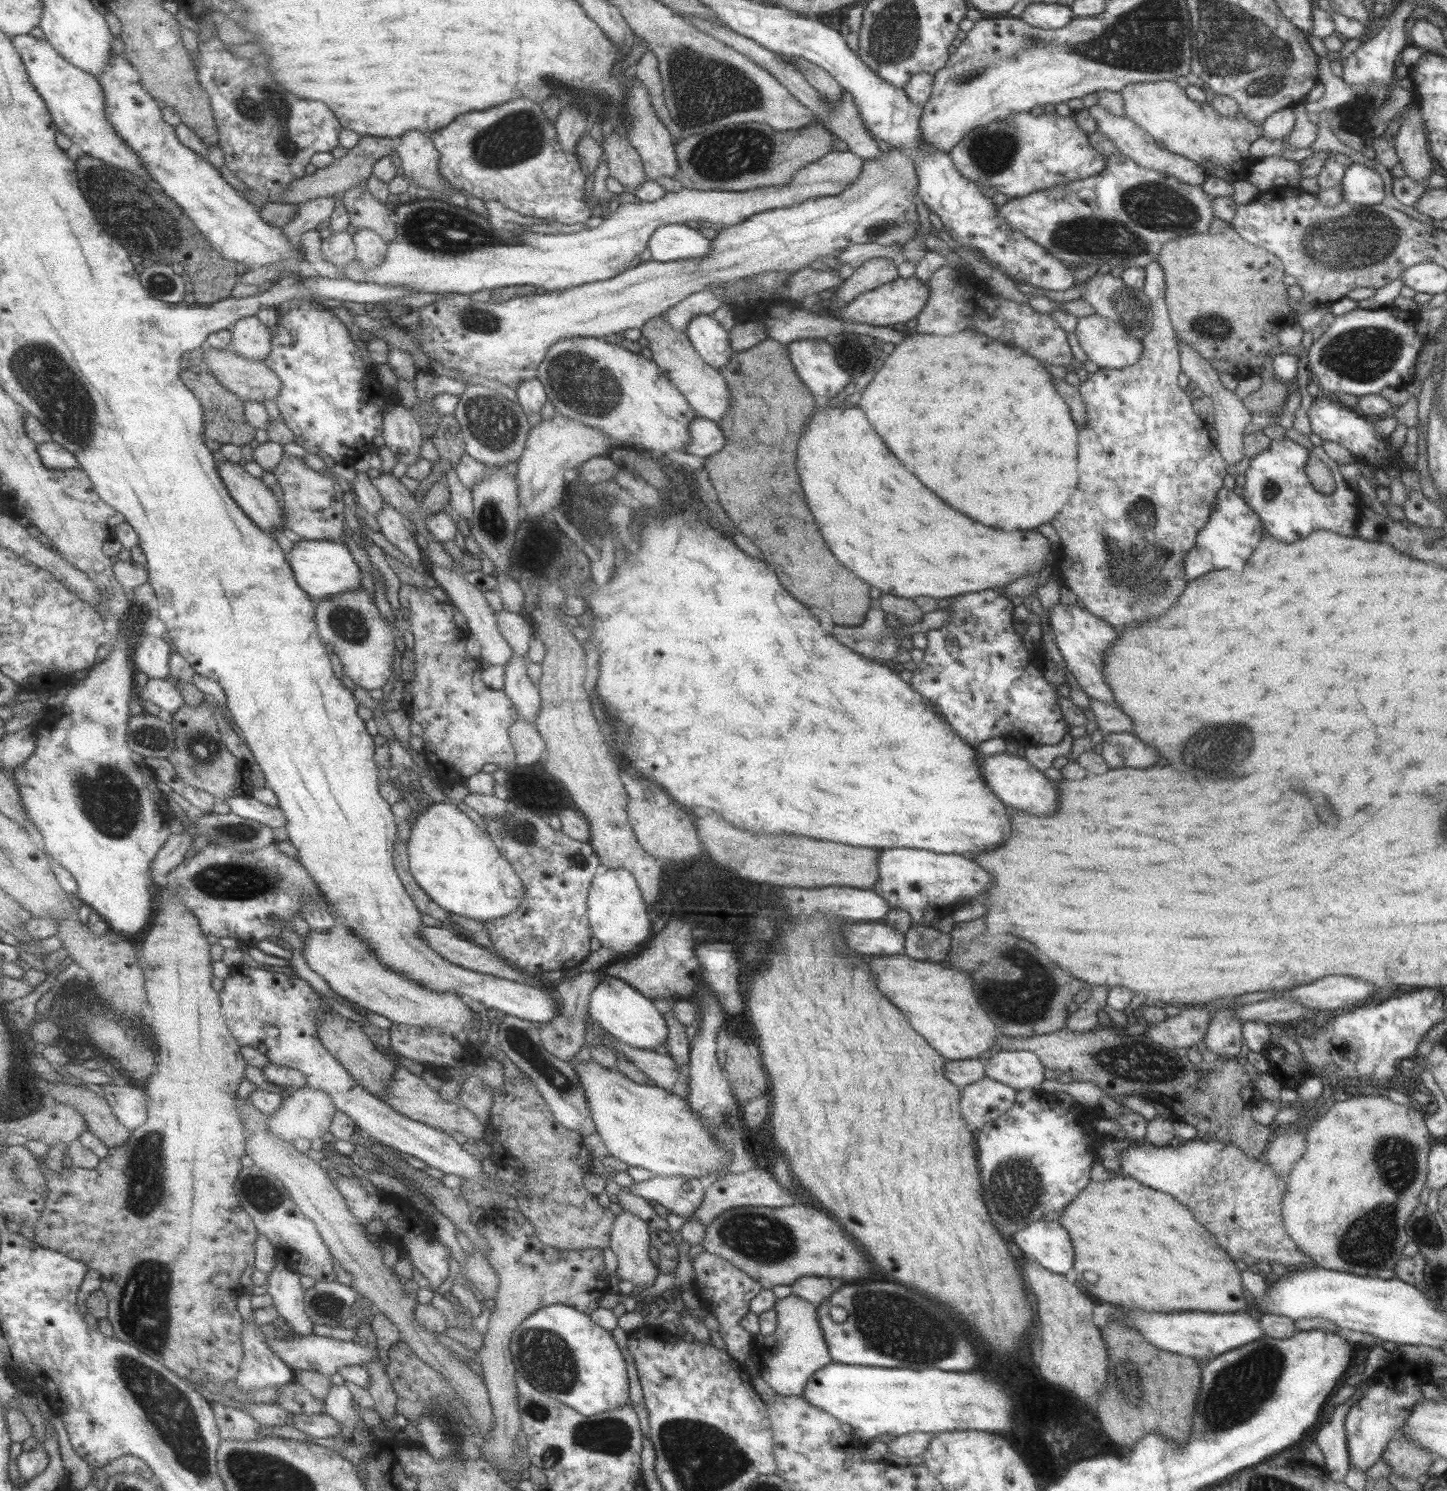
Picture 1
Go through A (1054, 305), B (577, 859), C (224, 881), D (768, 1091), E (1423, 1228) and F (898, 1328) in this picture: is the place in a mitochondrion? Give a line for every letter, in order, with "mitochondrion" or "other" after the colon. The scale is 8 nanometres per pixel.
A: other
B: mitochondrion
C: mitochondrion
D: other
E: mitochondrion
F: mitochondrion

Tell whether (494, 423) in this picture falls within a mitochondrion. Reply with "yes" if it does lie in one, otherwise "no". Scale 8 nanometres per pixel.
yes

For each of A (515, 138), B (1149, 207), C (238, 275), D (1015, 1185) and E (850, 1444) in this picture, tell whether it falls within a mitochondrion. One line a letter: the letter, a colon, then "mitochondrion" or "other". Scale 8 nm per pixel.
A: mitochondrion
B: mitochondrion
C: other
D: mitochondrion
E: other

